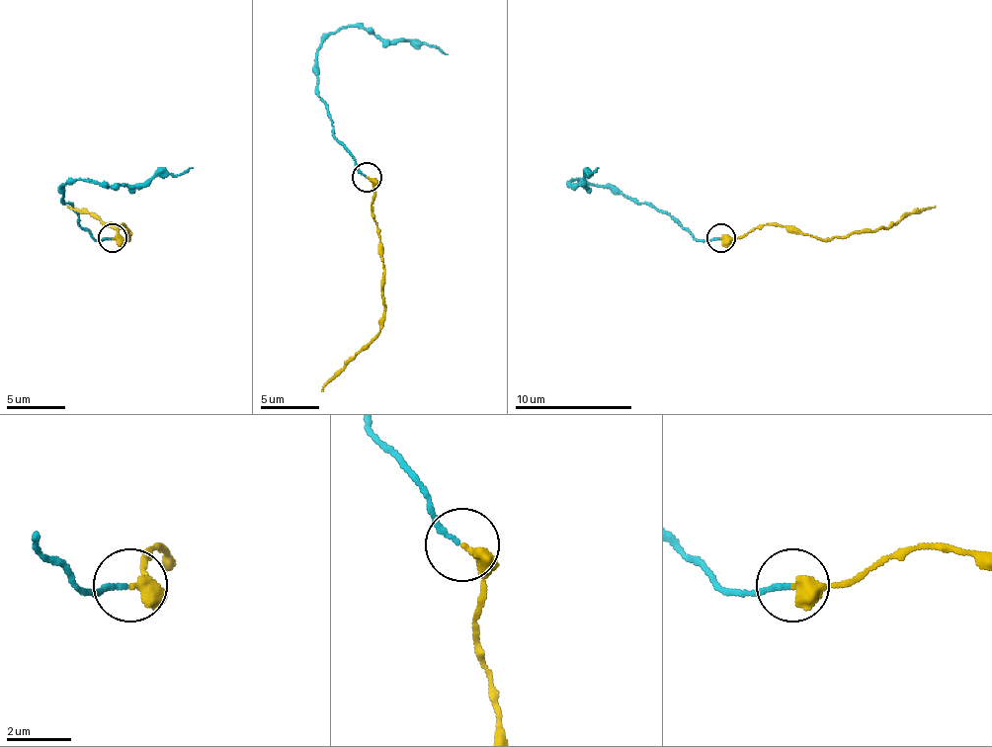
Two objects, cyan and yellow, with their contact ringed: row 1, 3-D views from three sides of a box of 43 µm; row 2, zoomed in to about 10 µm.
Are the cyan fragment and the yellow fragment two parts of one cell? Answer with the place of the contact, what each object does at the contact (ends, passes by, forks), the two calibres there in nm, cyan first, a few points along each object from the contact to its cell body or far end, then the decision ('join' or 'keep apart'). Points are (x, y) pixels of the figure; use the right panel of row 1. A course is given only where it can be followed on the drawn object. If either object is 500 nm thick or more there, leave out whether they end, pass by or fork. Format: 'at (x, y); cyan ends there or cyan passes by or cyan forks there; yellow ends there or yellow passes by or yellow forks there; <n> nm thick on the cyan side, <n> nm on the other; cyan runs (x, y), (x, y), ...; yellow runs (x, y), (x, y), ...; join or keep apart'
at (721, 238); cyan ends there; yellow passes by; 160 nm thick on the cyan side, 300 nm on the other; cyan runs (721, 237), (696, 240), (660, 210), (575, 179), (569, 185), (584, 185), (599, 167); yellow runs (721, 237), (784, 225), (824, 240), (873, 231), (936, 205); join

